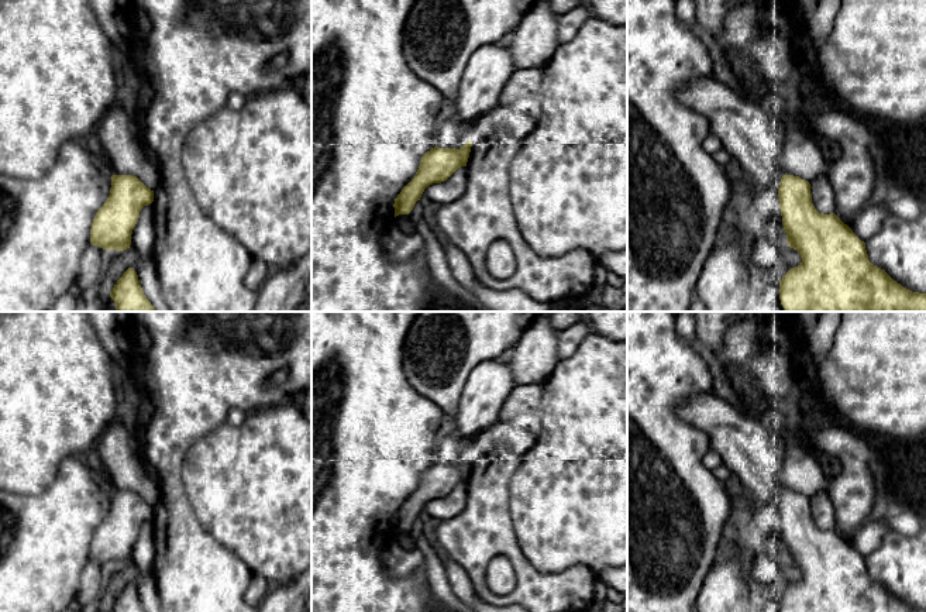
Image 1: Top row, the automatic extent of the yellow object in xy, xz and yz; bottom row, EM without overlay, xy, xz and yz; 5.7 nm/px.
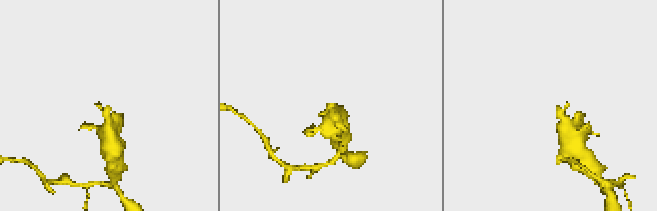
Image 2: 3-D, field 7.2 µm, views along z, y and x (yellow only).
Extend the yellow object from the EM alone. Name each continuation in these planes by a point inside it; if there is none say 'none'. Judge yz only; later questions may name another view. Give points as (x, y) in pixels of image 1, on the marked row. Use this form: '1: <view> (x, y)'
1: yz (746, 129)

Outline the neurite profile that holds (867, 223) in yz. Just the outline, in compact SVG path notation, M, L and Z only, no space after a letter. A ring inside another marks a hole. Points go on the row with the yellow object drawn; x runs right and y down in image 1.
M881 200L871 202L856 216L850 228L861 241L865 243L879 231L882 221L888 214L889 213L882 206Z

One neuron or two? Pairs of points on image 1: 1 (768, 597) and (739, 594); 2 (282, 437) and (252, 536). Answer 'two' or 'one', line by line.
1: two
2: one

